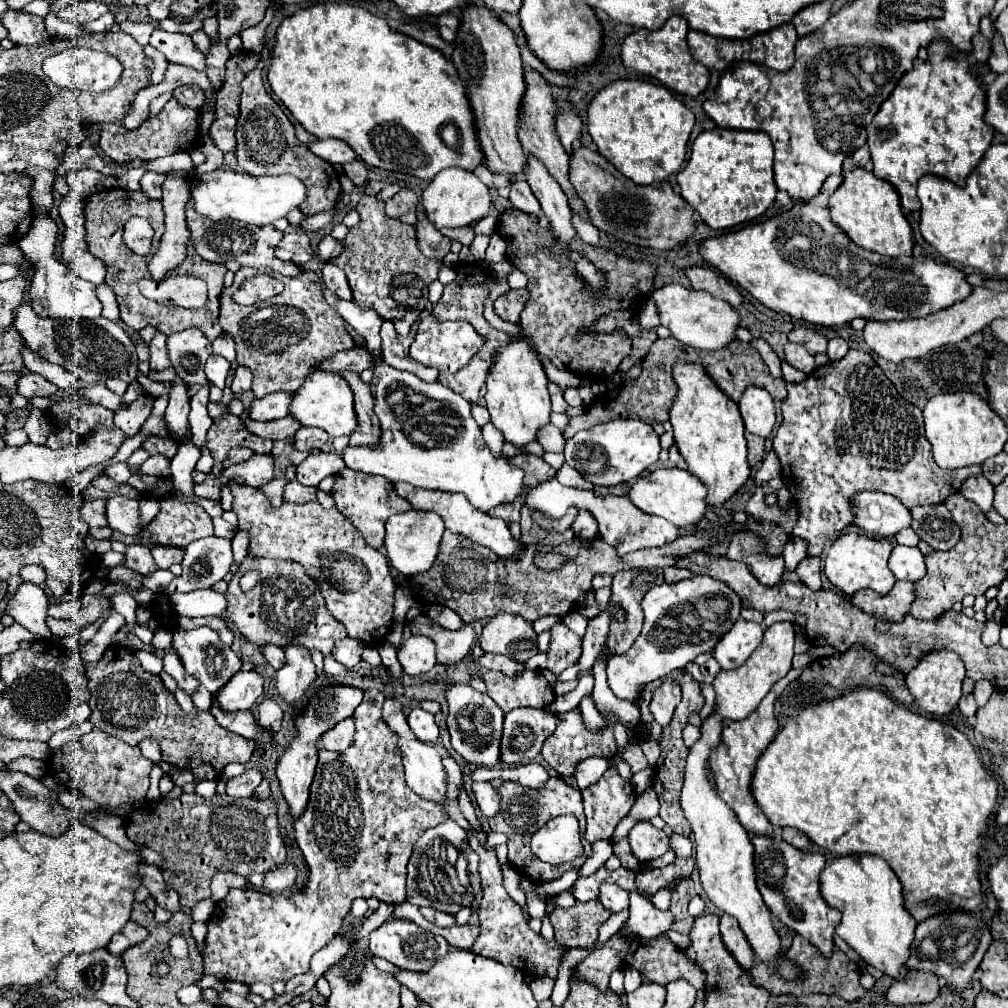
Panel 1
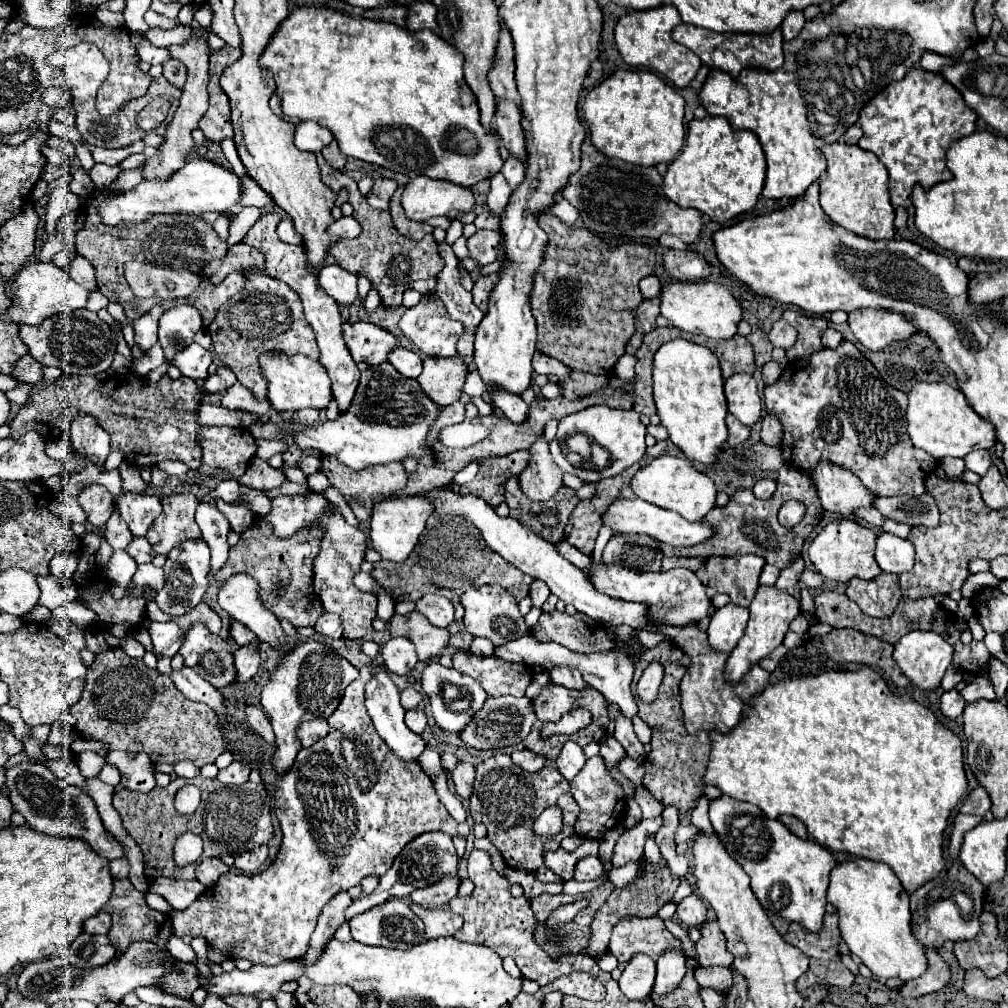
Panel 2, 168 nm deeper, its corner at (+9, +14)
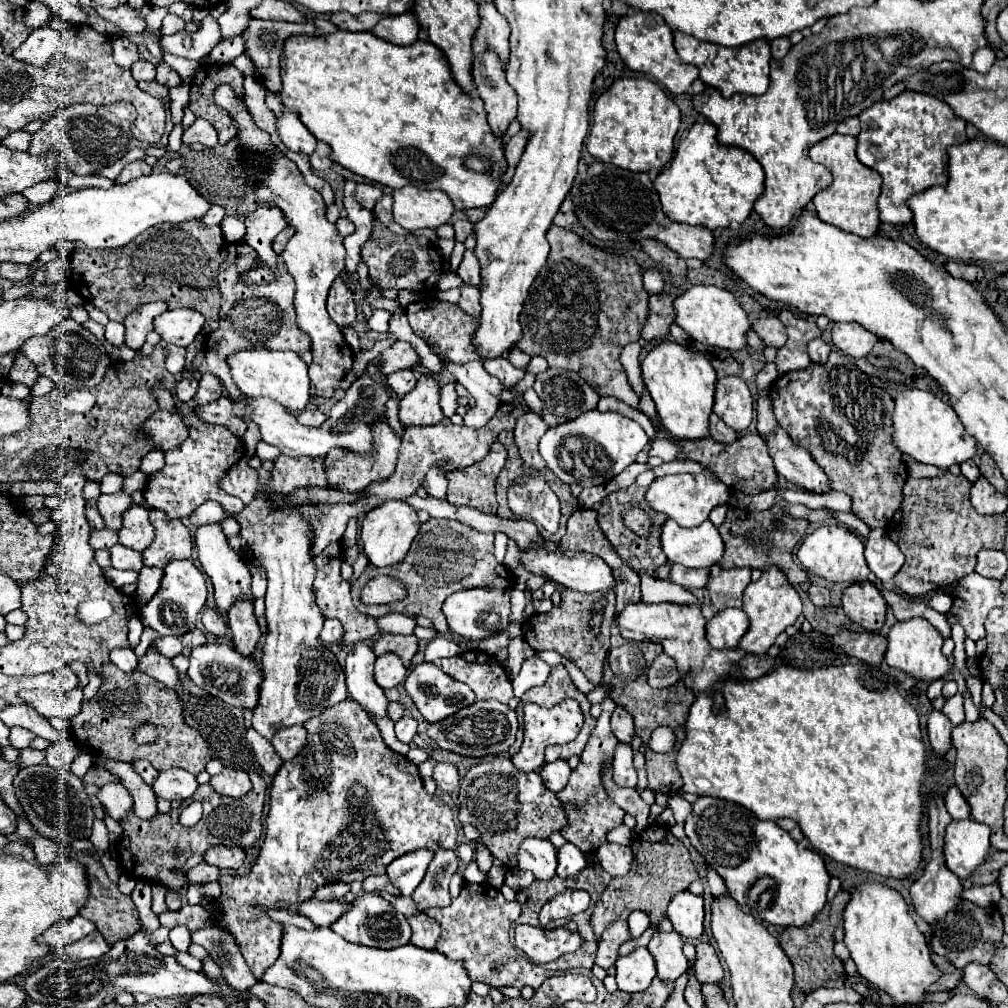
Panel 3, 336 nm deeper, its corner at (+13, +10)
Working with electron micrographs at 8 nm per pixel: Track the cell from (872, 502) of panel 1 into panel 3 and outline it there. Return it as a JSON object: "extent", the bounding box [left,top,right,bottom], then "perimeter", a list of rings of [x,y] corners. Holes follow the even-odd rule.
{"extent":[765,428,831,494],"perimeter":[[[777,428],[773,436],[765,438],[765,442],[781,476],[811,494],[831,492],[829,478],[825,476],[825,472],[821,472],[821,468],[817,468],[809,450],[795,446],[783,428]]]}

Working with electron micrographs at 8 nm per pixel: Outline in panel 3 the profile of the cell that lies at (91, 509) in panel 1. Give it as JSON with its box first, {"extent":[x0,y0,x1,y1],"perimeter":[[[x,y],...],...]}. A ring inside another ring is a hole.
{"extent":[87,502,105,530],"perimeter":[[[87,502],[87,522],[93,530],[101,530],[105,526],[101,514],[97,512],[97,504],[93,504],[93,502]]]}

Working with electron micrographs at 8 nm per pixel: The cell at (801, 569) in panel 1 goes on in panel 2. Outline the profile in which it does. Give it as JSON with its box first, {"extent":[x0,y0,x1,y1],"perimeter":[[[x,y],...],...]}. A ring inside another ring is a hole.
{"extent":[801,570,823,588],"perimeter":[[[803,570],[801,574],[801,580],[807,588],[819,588],[823,584],[823,578],[817,574],[817,572],[811,572],[811,570]]]}

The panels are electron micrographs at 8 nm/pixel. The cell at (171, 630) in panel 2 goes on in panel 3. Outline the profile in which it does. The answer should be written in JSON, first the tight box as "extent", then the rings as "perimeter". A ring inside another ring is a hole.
{"extent":[153,636,181,658],"perimeter":[[[157,636],[153,640],[153,648],[167,658],[175,658],[177,654],[181,654],[181,640],[175,636]]]}

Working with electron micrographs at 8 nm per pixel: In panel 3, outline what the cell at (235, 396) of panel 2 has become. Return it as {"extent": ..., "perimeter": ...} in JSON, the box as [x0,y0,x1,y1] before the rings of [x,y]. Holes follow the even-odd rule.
{"extent":[197,396,247,438],"perimeter":[[[221,396],[213,400],[211,404],[197,406],[197,414],[201,420],[209,424],[219,424],[219,426],[229,428],[237,438],[241,438],[247,430],[247,424],[233,416],[233,400],[229,396]]]}

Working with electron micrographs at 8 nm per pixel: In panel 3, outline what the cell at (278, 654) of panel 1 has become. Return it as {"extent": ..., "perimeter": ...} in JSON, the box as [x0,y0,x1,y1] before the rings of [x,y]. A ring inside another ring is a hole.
{"extent":[203,610,227,638],"perimeter":[[[207,610],[203,614],[203,626],[207,632],[211,632],[217,638],[223,638],[227,634],[227,624],[221,622],[221,616],[217,610]]]}

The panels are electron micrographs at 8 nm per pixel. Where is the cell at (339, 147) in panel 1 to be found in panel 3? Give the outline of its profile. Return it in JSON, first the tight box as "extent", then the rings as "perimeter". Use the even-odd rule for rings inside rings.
{"extent":[277,108,317,154],"perimeter":[[[283,108],[283,116],[277,118],[277,130],[279,130],[283,144],[293,152],[311,154],[317,148],[317,138],[305,128],[297,112],[293,110]]]}

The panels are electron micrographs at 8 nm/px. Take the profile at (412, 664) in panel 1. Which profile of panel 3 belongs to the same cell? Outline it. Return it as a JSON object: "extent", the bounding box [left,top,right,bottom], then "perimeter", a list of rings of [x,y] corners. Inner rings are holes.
{"extent":[375,652,407,690],"perimeter":[[[385,652],[375,660],[375,682],[381,684],[383,690],[395,688],[405,682],[407,668],[401,664],[401,658],[393,652]]]}

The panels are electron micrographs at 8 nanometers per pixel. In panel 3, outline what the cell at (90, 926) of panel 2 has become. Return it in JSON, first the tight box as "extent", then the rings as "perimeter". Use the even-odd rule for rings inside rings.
{"extent":[39,916,97,952],"perimeter":[[[75,916],[75,918],[67,920],[67,922],[53,924],[53,926],[39,938],[39,942],[47,942],[47,944],[53,948],[53,952],[57,952],[57,950],[63,952],[67,944],[77,942],[77,940],[81,940],[83,936],[87,936],[89,932],[95,932],[95,930],[97,930],[97,928],[95,928],[93,922],[89,922],[89,920],[83,918],[83,916]]]}

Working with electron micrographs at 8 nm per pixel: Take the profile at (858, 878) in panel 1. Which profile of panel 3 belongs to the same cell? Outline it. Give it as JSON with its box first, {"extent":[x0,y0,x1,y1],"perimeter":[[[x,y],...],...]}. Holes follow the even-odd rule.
{"extent":[843,882,941,1004],"perimeter":[[[863,882],[851,890],[851,898],[843,910],[843,928],[845,928],[845,946],[851,952],[851,958],[863,978],[867,978],[871,984],[887,992],[897,1000],[897,1004],[915,1004],[923,1002],[923,994],[927,986],[939,980],[941,972],[931,962],[931,952],[925,942],[925,936],[915,924],[915,918],[905,904],[903,896],[889,888],[883,882]]]}

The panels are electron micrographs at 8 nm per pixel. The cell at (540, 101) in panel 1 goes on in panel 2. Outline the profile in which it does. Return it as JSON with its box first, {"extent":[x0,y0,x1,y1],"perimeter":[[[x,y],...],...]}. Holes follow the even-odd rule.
{"extent":[489,24,521,106],"perimeter":[[[501,24],[501,34],[497,42],[497,54],[493,68],[489,70],[489,86],[493,88],[493,94],[497,98],[507,98],[513,100],[517,106],[521,104],[521,98],[517,94],[515,86],[515,50],[513,50],[513,38],[507,30],[505,24]]]}

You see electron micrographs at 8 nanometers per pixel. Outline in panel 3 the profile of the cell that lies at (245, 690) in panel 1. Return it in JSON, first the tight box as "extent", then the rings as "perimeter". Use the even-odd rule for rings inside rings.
{"extent":[229,600,261,656],"perimeter":[[[253,600],[235,602],[235,606],[229,610],[229,628],[233,632],[235,650],[243,656],[253,656],[261,638],[261,628],[253,614]]]}

